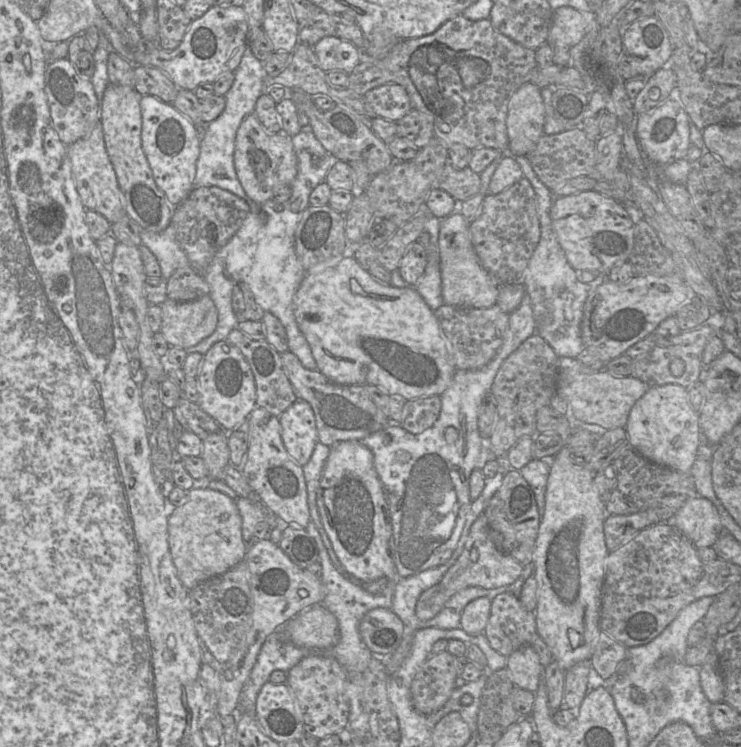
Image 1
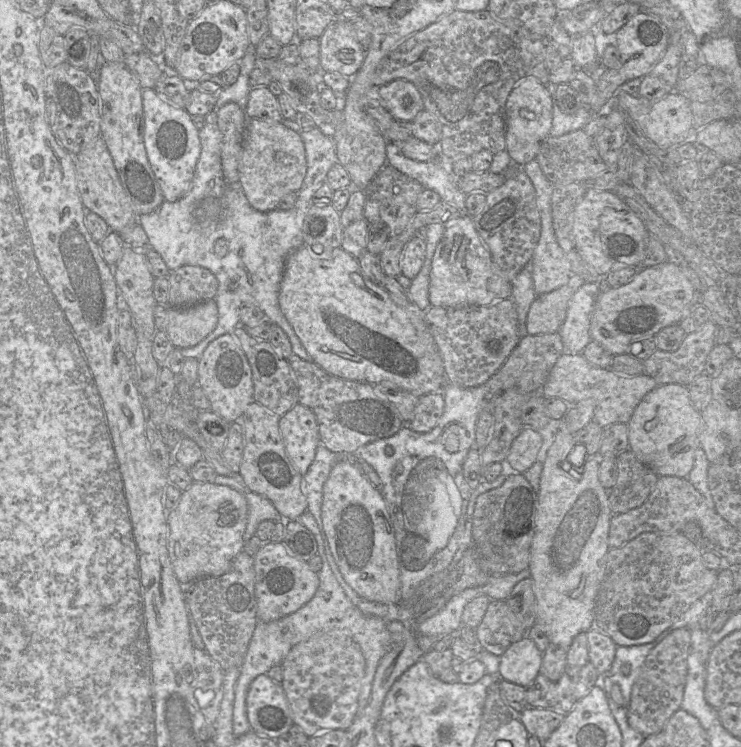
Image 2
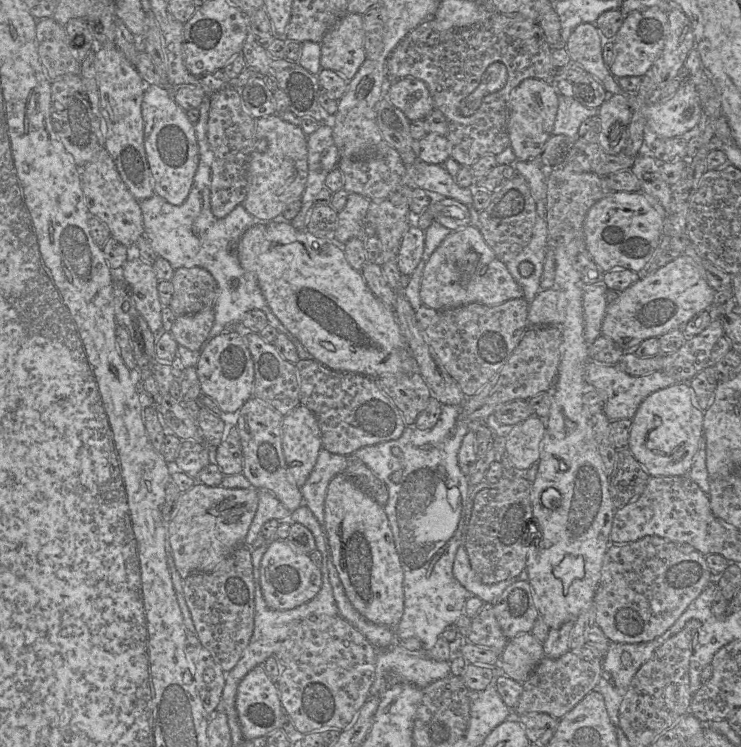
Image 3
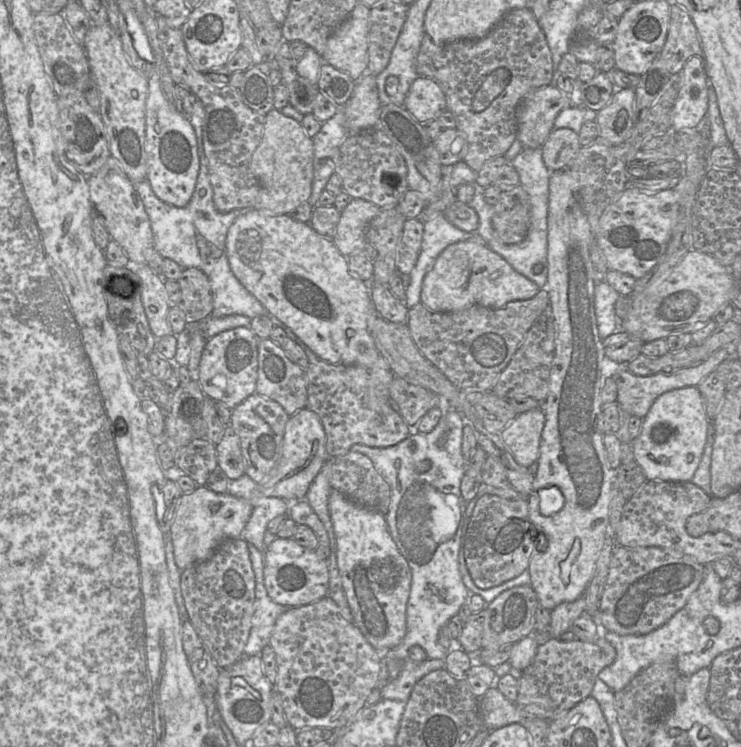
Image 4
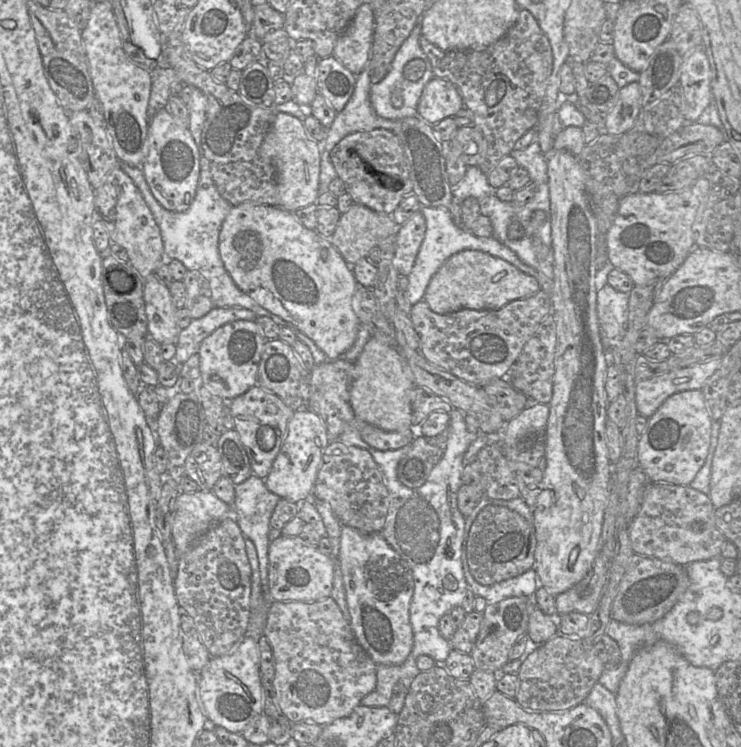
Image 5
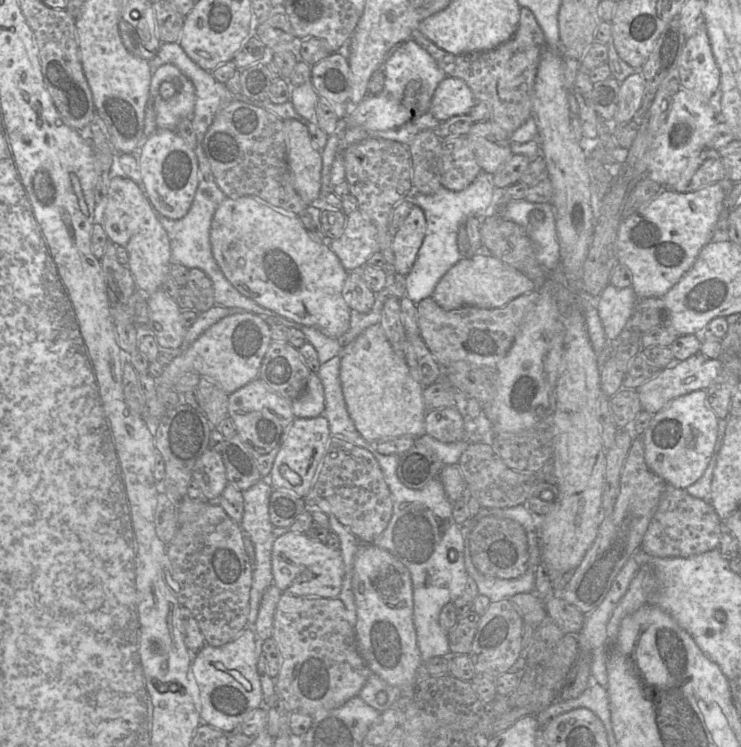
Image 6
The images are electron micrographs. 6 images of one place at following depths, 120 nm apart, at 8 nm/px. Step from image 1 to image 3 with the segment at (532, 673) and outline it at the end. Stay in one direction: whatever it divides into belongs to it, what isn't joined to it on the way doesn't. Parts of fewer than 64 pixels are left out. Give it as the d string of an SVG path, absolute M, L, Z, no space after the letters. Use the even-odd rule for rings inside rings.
M524 633L508 641L499 667L506 676L523 684L543 658L543 644L531 633Z

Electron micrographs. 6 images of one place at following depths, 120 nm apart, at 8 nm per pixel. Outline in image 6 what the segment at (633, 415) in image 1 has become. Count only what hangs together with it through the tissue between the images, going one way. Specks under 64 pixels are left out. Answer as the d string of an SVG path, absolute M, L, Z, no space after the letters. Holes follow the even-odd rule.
M695 390L669 402L653 418L640 435L644 444L644 457L648 468L667 484L686 489L704 474L718 434L718 420L707 404L706 390Z

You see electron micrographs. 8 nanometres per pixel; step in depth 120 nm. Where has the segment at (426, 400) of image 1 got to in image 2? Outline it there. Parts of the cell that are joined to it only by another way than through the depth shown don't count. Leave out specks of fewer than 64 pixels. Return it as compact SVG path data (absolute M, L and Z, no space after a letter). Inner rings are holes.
M441 392L426 394L418 399L414 415L408 425L417 433L426 433L432 430L444 410L444 398Z

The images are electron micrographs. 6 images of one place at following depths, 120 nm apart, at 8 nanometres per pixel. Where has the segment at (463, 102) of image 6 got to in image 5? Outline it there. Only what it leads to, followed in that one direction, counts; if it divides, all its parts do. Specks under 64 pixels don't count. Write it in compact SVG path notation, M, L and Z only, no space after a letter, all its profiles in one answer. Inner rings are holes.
M434 77L424 87L417 115L434 125L446 117L454 117L464 107L457 88L448 80Z

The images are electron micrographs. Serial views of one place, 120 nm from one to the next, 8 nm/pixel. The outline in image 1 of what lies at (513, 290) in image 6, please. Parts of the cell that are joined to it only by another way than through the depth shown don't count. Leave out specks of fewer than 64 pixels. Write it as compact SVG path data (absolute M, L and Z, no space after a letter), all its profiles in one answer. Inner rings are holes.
M459 211L441 221L438 247L444 305L459 308L489 308L496 304L499 286L481 265L471 243L470 222Z

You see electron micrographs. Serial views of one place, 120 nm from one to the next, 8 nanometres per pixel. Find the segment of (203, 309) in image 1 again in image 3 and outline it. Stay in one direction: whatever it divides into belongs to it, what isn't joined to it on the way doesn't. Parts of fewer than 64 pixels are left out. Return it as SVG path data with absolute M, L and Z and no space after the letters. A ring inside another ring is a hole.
M209 308L195 314L178 316L170 333L178 345L190 351L198 351L207 339L213 323L214 312Z

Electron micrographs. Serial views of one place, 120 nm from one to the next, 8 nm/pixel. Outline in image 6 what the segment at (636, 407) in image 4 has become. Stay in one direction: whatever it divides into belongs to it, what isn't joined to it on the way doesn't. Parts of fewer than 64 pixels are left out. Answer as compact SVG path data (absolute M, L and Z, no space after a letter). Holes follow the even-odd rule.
M698 353L683 361L676 361L664 368L654 378L648 380L639 388L639 395L642 411L652 415L661 411L673 399L688 394L695 390L706 390L722 369L722 362L718 359L711 359Z

